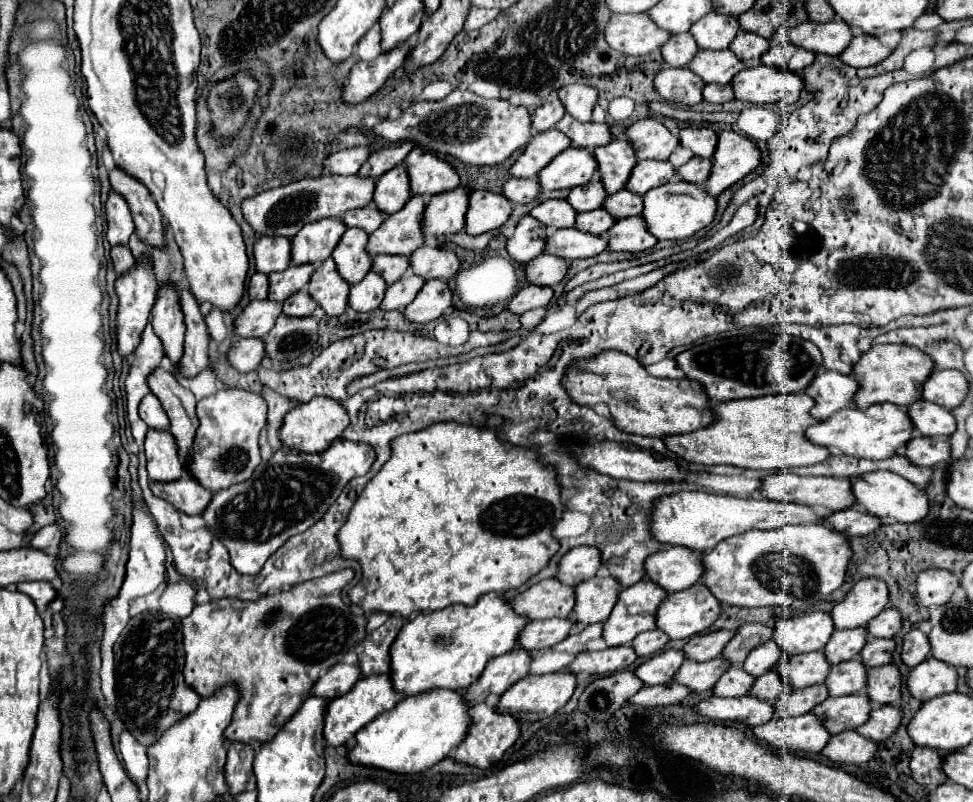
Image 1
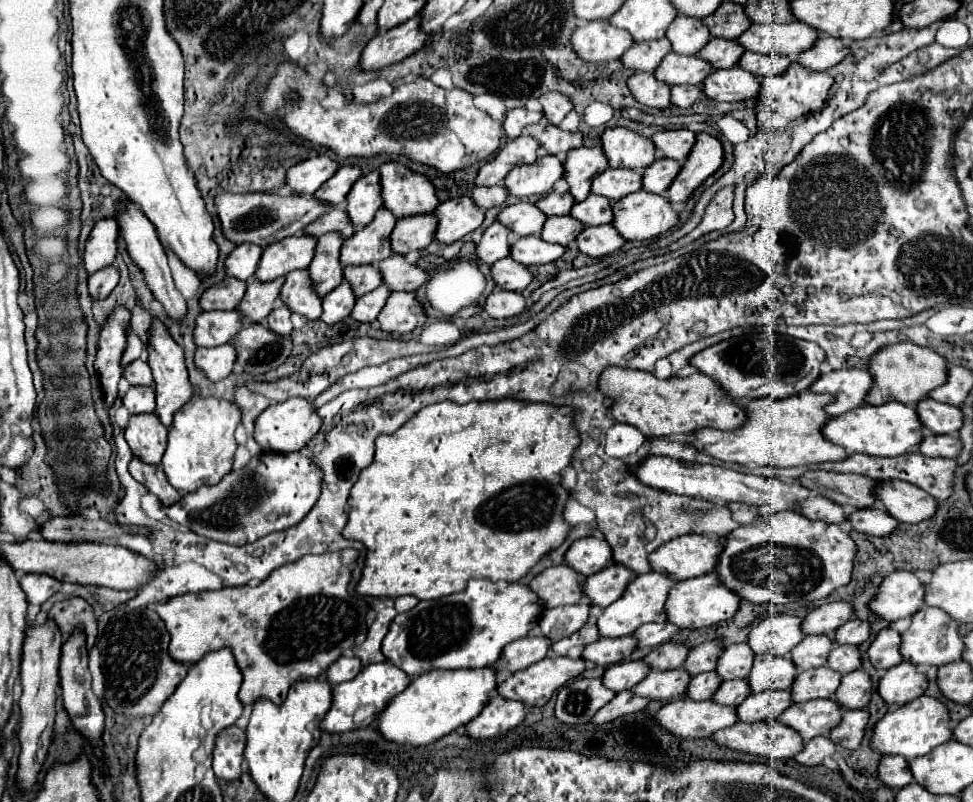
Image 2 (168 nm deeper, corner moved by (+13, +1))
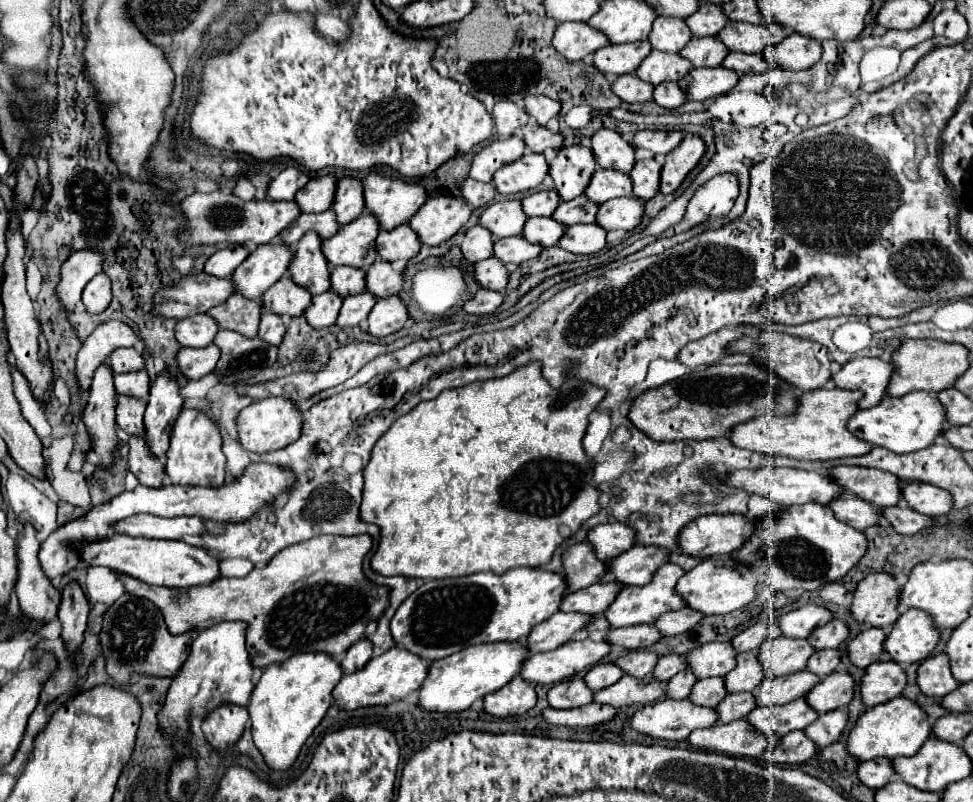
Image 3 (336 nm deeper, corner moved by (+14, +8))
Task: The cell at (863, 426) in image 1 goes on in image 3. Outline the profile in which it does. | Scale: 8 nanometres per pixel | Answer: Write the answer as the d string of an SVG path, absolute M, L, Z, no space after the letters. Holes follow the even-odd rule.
M909 392L901 398L885 396L877 406L857 410L847 420L847 430L871 446L881 446L897 454L909 454L931 446L933 440L943 432L943 424L945 412L941 410L941 404L937 404L935 394Z

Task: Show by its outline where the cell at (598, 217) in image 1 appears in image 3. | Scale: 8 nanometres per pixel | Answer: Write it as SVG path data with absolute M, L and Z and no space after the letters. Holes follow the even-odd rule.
M529 218L525 228L523 228L523 236L533 242L533 244L543 244L545 248L557 244L561 240L561 236L565 234L565 224L557 222L555 218Z

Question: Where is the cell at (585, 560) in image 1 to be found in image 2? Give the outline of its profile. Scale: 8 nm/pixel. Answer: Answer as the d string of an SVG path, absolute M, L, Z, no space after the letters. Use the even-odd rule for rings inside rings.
M594 535L578 539L568 549L566 563L570 567L574 567L584 577L588 577L592 573L598 573L608 563L612 563L612 559L610 559L610 543L606 543L606 539L594 537Z

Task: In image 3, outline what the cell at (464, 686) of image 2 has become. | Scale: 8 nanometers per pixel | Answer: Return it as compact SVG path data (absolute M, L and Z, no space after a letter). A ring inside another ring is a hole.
M521 642L513 644L481 644L469 646L465 652L455 652L453 656L431 662L425 682L419 688L417 706L425 712L463 712L475 700L485 698L491 692L503 688L515 674L525 658L525 646Z

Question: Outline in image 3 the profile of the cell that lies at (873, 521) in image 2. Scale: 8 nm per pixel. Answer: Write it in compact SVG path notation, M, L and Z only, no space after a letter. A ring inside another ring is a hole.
M891 506L881 508L881 520L889 522L889 526L899 534L917 534L931 524L929 516L913 512L907 506Z

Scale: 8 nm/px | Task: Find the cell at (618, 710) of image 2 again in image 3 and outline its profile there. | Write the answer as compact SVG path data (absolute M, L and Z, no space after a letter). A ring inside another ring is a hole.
M591 702L589 706L581 708L571 708L571 710L553 710L545 708L543 718L551 724L563 724L563 726L593 726L605 720L611 720L619 710L611 708L609 704L595 704Z

